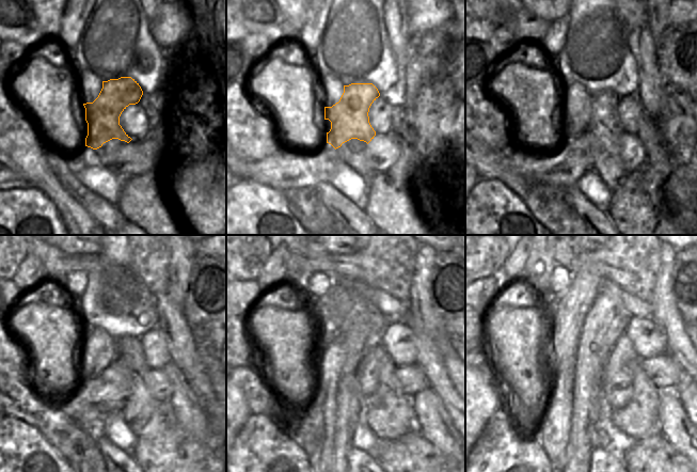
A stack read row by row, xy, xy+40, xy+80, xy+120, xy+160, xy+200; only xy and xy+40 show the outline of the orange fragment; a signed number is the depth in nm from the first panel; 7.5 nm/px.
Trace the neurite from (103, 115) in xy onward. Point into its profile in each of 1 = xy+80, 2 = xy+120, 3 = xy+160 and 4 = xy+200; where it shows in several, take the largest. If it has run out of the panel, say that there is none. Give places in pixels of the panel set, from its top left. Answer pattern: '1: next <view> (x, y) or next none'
1: next xy+80 (604, 124)
2: next xy+120 (156, 417)
3: next xy+160 (394, 418)
4: next xy+200 (638, 420)

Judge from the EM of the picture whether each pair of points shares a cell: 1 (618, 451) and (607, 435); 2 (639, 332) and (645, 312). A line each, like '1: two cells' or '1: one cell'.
1: one cell
2: two cells

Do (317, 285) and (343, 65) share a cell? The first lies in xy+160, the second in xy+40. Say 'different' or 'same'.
different

